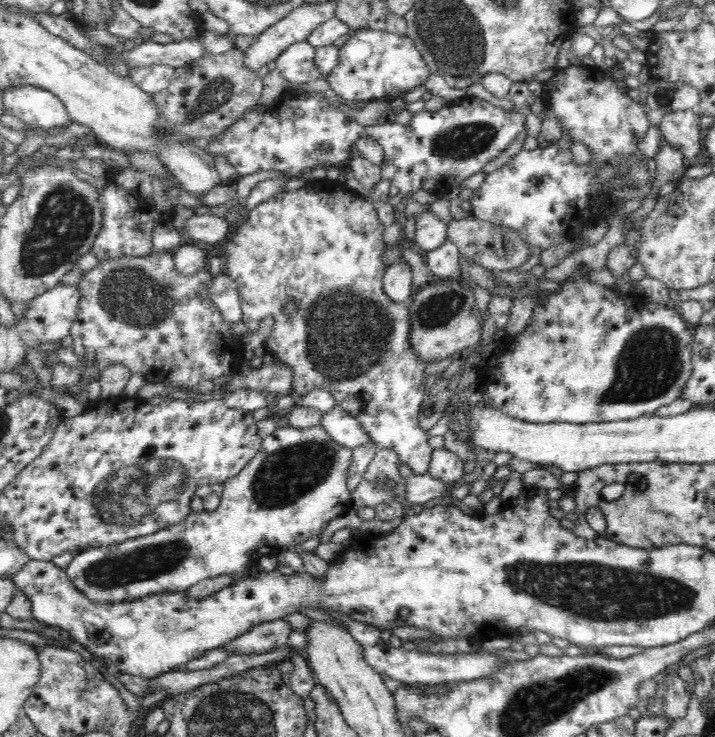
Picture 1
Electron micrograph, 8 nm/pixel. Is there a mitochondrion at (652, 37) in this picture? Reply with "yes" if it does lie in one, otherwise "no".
no

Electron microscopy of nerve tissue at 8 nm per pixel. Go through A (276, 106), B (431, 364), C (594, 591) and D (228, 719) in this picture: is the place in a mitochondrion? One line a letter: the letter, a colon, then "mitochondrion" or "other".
A: other
B: other
C: mitochondrion
D: mitochondrion

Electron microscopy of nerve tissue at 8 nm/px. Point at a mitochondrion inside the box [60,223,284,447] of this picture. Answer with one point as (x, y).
(129, 293)

